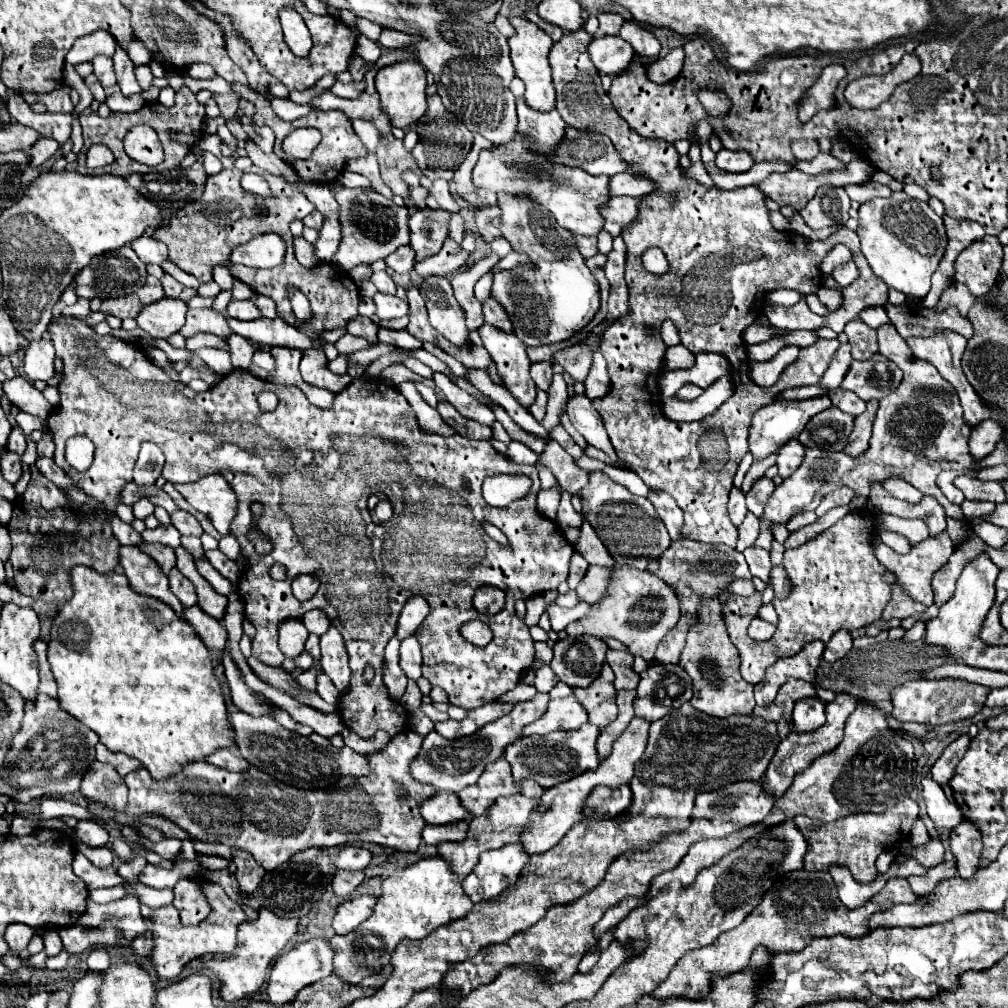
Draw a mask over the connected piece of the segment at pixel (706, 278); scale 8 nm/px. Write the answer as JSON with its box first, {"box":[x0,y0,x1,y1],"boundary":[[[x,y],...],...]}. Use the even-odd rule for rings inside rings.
{"box":[594,178,860,548],"boundary":[[[676,178],[674,188],[670,186],[670,182],[660,182],[660,188],[654,194],[646,196],[646,200],[640,204],[640,218],[632,226],[624,228],[622,232],[622,238],[628,246],[626,284],[630,292],[630,316],[624,316],[612,322],[602,336],[600,352],[608,364],[610,392],[594,400],[594,408],[600,412],[604,420],[606,432],[610,436],[610,442],[614,446],[618,460],[626,462],[644,480],[644,484],[650,490],[662,490],[670,494],[678,502],[678,506],[684,510],[682,536],[690,540],[708,542],[708,544],[726,544],[730,548],[736,548],[738,530],[732,526],[728,518],[728,510],[726,510],[728,492],[732,490],[732,478],[738,470],[740,460],[748,452],[748,448],[728,448],[728,460],[720,460],[720,458],[704,456],[704,448],[700,448],[700,440],[708,436],[708,428],[716,428],[716,432],[724,432],[724,436],[748,436],[748,428],[756,410],[760,410],[762,406],[768,406],[776,394],[788,388],[818,384],[834,352],[840,346],[838,340],[820,338],[812,346],[800,350],[798,360],[782,372],[780,380],[774,386],[760,388],[748,376],[748,356],[746,356],[746,344],[742,340],[742,334],[758,318],[758,314],[762,314],[762,302],[768,292],[778,290],[778,288],[790,288],[804,296],[818,292],[818,288],[822,286],[822,274],[818,266],[822,258],[828,254],[828,248],[832,248],[834,244],[843,244],[848,247],[852,255],[860,252],[860,242],[858,242],[856,232],[844,226],[838,228],[836,234],[820,242],[812,242],[808,238],[804,238],[804,242],[799,242],[799,235],[792,232],[796,236],[796,242],[792,242],[791,232],[778,232],[772,228],[764,200],[766,196],[756,186],[720,190],[720,188],[704,188],[696,184],[694,180],[684,180],[684,178]],[[672,190],[676,190],[676,202],[668,204],[664,198],[658,196],[660,192],[672,192]],[[648,246],[656,246],[666,254],[670,262],[670,268],[666,274],[656,276],[642,266],[640,256],[644,250],[648,250]],[[666,320],[670,320],[678,328],[680,342],[692,354],[716,352],[716,354],[726,356],[732,364],[734,398],[728,398],[714,414],[706,416],[704,420],[674,422],[666,418],[664,414],[660,414],[656,380],[662,372],[662,362],[664,362],[664,352],[666,352],[666,344],[660,338],[660,326]],[[648,326],[654,328],[652,336],[648,334]]]}

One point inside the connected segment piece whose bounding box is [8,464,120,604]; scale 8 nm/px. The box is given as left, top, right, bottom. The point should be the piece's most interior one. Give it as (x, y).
(47, 540)

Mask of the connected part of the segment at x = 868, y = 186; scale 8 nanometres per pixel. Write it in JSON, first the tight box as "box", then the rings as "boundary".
{"box":[846,182,892,204],"boundary":[[[866,182],[866,184],[860,184],[860,186],[846,186],[846,192],[850,196],[850,200],[856,200],[860,204],[876,198],[876,196],[882,196],[882,198],[888,198],[892,194],[892,190],[884,184],[878,184],[878,182]]]}

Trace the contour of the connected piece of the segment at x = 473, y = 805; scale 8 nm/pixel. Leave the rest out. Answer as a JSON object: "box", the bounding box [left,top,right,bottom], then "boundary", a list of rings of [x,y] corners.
{"box":[458,756,542,816],"boundary":[[[504,756],[488,764],[484,768],[482,776],[478,778],[476,784],[464,788],[458,796],[462,800],[462,806],[468,808],[474,816],[486,816],[486,810],[500,798],[508,794],[526,794],[528,798],[540,798],[542,796],[542,786],[538,786],[532,780],[526,782],[516,782],[510,772],[510,764],[506,762]]]}

